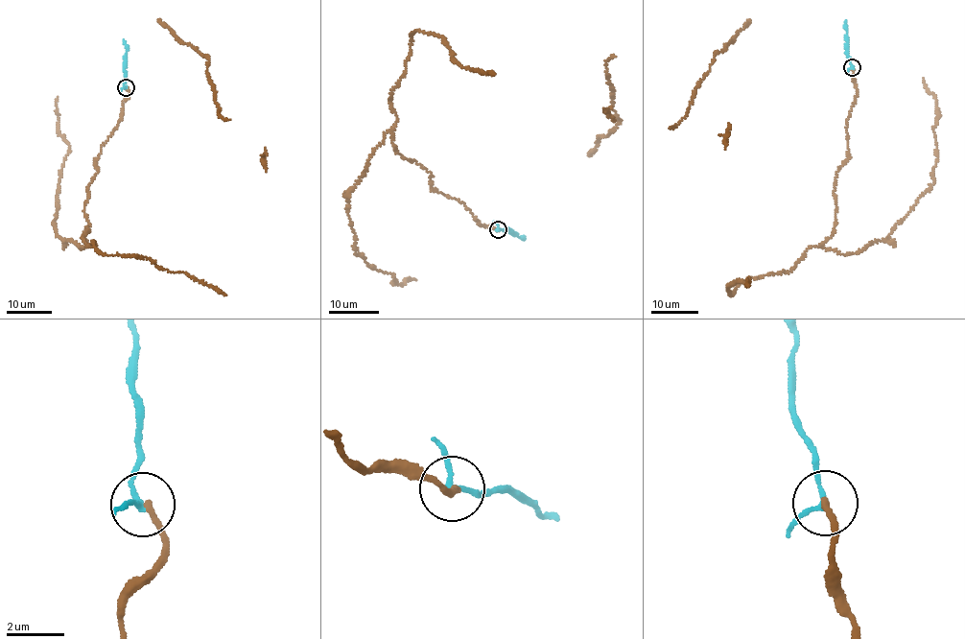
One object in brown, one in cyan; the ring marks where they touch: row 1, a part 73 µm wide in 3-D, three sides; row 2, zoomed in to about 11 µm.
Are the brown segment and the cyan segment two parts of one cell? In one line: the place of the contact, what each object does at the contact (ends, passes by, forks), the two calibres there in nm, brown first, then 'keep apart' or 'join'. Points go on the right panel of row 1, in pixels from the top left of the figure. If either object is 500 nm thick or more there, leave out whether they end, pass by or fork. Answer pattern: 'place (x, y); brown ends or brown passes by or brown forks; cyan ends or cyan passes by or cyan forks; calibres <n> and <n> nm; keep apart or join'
place (852, 67); brown ends; cyan passes by; calibres 200 and 170 nm; join

